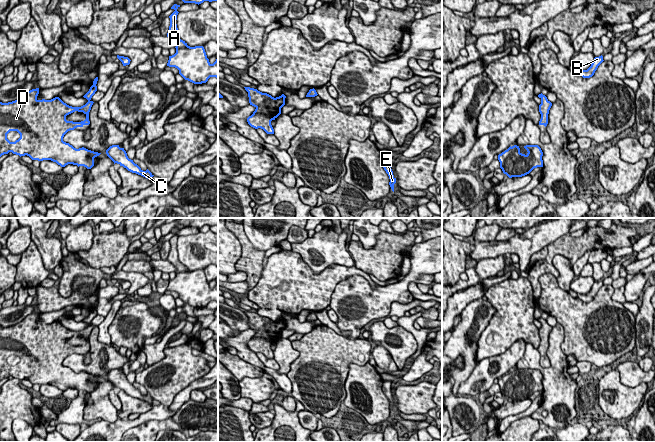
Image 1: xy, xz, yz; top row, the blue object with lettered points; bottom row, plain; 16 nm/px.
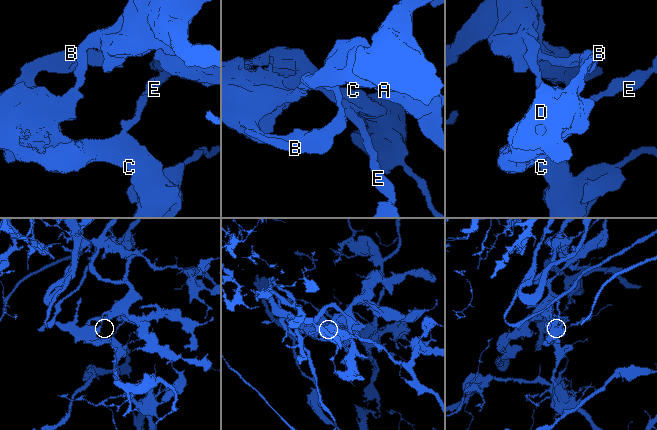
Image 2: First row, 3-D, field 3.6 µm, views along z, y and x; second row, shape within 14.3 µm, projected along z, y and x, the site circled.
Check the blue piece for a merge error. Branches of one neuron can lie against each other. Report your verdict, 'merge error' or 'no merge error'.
merge error

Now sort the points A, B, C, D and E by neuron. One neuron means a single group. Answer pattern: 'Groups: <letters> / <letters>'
Groups: A / B C D E

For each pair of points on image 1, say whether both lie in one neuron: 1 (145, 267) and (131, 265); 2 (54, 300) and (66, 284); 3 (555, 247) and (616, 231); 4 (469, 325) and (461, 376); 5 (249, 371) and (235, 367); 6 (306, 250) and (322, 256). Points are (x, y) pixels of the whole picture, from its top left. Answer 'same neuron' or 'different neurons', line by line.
1: same neuron
2: different neurons
3: same neuron
4: same neuron
5: same neuron
6: same neuron

